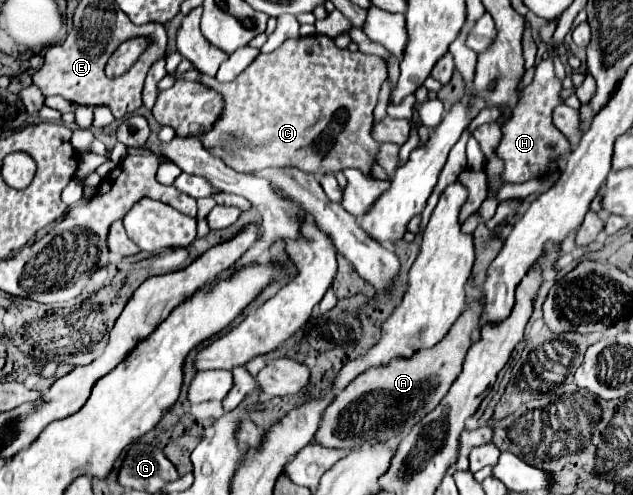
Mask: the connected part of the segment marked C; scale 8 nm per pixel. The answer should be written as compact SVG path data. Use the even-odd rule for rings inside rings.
M326 35L287 39L276 51L258 55L232 83L220 83L214 77L200 75L199 82L222 93L226 107L224 117L210 133L202 137L204 147L220 157L228 167L296 167L312 175L336 173L346 167L356 167L370 175L370 165L380 143L372 141L370 129L374 123L374 107L378 101L380 87L386 79L384 61L376 55L366 53L342 53L334 40ZM234 139L244 143L228 151L228 141Z

